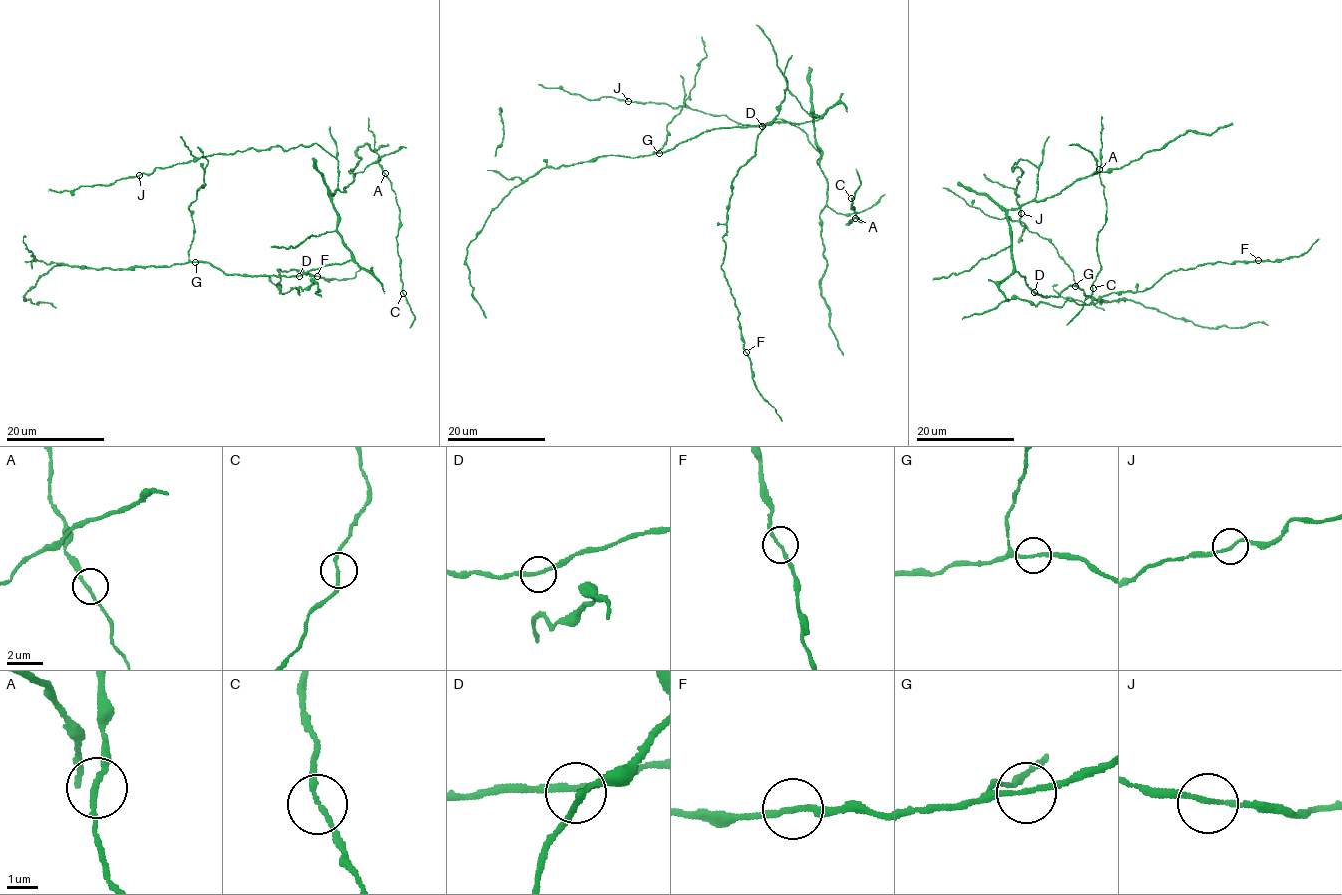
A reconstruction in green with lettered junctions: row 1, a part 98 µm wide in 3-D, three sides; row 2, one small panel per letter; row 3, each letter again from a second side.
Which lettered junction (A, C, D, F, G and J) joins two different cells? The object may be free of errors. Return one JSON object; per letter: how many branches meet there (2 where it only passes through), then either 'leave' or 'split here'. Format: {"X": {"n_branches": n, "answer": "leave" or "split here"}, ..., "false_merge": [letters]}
{"A": {"n_branches": 2, "answer": "leave"}, "C": {"n_branches": 2, "answer": "leave"}, "D": {"n_branches": 2, "answer": "leave"}, "F": {"n_branches": 2, "answer": "leave"}, "G": {"n_branches": 2, "answer": "leave"}, "J": {"n_branches": 2, "answer": "leave"}, "false_merge": []}

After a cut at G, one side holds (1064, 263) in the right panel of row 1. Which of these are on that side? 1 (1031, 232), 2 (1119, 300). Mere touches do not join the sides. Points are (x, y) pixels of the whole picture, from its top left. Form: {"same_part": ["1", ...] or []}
{"same_part": ["1", "2"]}

